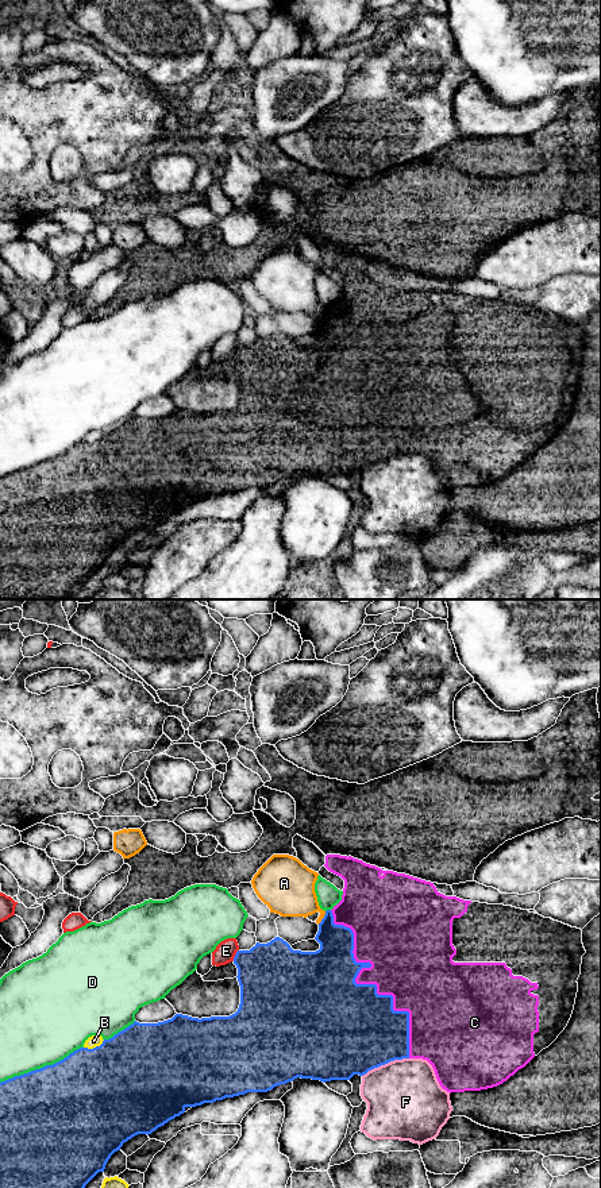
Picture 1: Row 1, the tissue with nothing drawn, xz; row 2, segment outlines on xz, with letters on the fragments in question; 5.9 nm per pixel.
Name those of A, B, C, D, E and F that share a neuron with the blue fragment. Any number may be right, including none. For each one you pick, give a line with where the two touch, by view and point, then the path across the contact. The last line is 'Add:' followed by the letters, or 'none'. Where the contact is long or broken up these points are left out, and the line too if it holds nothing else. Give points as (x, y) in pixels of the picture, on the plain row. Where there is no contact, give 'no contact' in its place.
C: meets blue in xz at (363, 380)
Add: C

